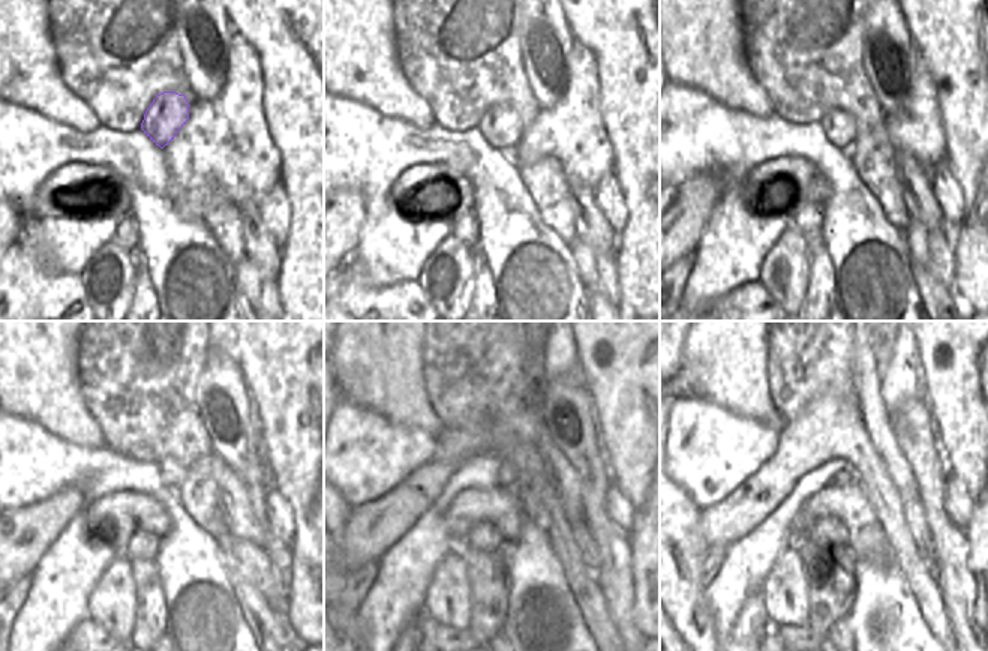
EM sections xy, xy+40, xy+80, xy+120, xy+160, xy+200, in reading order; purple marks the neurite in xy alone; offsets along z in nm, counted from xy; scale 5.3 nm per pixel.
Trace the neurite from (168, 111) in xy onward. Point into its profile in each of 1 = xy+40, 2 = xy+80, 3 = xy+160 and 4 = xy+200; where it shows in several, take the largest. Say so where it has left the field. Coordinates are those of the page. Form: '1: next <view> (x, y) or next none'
1: next xy+40 (501, 126)
2: next xy+80 (838, 125)
3: next xy+160 (507, 473)
4: next xy+200 (844, 477)

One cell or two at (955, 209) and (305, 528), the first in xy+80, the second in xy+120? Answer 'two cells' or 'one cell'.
two cells

